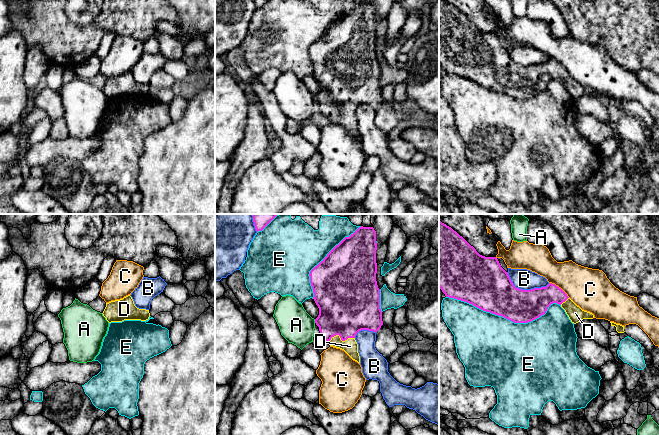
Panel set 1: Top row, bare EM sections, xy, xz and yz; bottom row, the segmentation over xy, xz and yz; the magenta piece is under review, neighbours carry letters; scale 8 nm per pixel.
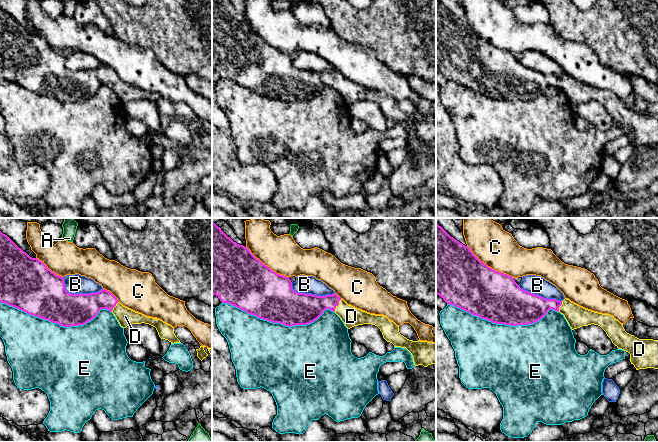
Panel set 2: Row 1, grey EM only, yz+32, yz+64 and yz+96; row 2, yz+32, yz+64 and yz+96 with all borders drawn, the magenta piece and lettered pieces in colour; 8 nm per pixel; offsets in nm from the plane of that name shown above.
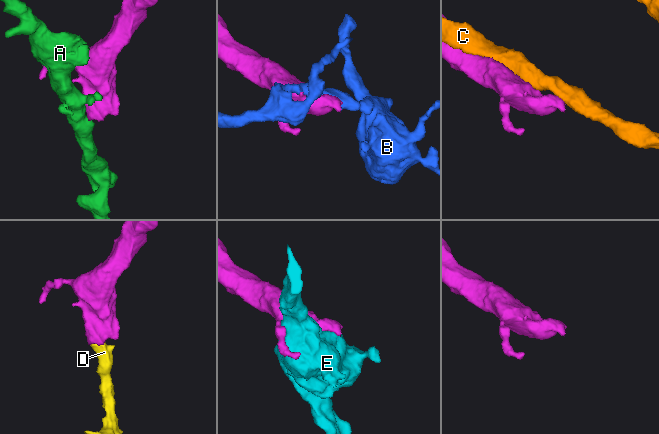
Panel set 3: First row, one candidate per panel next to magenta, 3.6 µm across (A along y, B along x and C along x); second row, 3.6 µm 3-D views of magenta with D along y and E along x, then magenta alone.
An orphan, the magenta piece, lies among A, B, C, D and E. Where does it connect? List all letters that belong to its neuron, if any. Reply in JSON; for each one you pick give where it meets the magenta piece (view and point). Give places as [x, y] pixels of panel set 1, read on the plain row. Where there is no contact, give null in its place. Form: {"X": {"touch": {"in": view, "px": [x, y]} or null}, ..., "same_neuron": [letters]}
{"D": {"touch": {"in": "xz", "px": [341, 114]}}, "same_neuron": ["D"]}

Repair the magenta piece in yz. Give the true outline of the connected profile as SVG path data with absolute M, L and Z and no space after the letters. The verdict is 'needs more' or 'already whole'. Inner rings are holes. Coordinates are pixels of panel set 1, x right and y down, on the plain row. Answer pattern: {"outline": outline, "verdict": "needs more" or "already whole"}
{"outline": "M439 0L439 64L446 73L467 78L514 99L528 99L539 94L553 79L559 80L574 100L594 94L592 89L582 86L555 60L549 59L546 63L531 66L516 64L496 33L480 31L446 0Z", "verdict": "needs more"}

